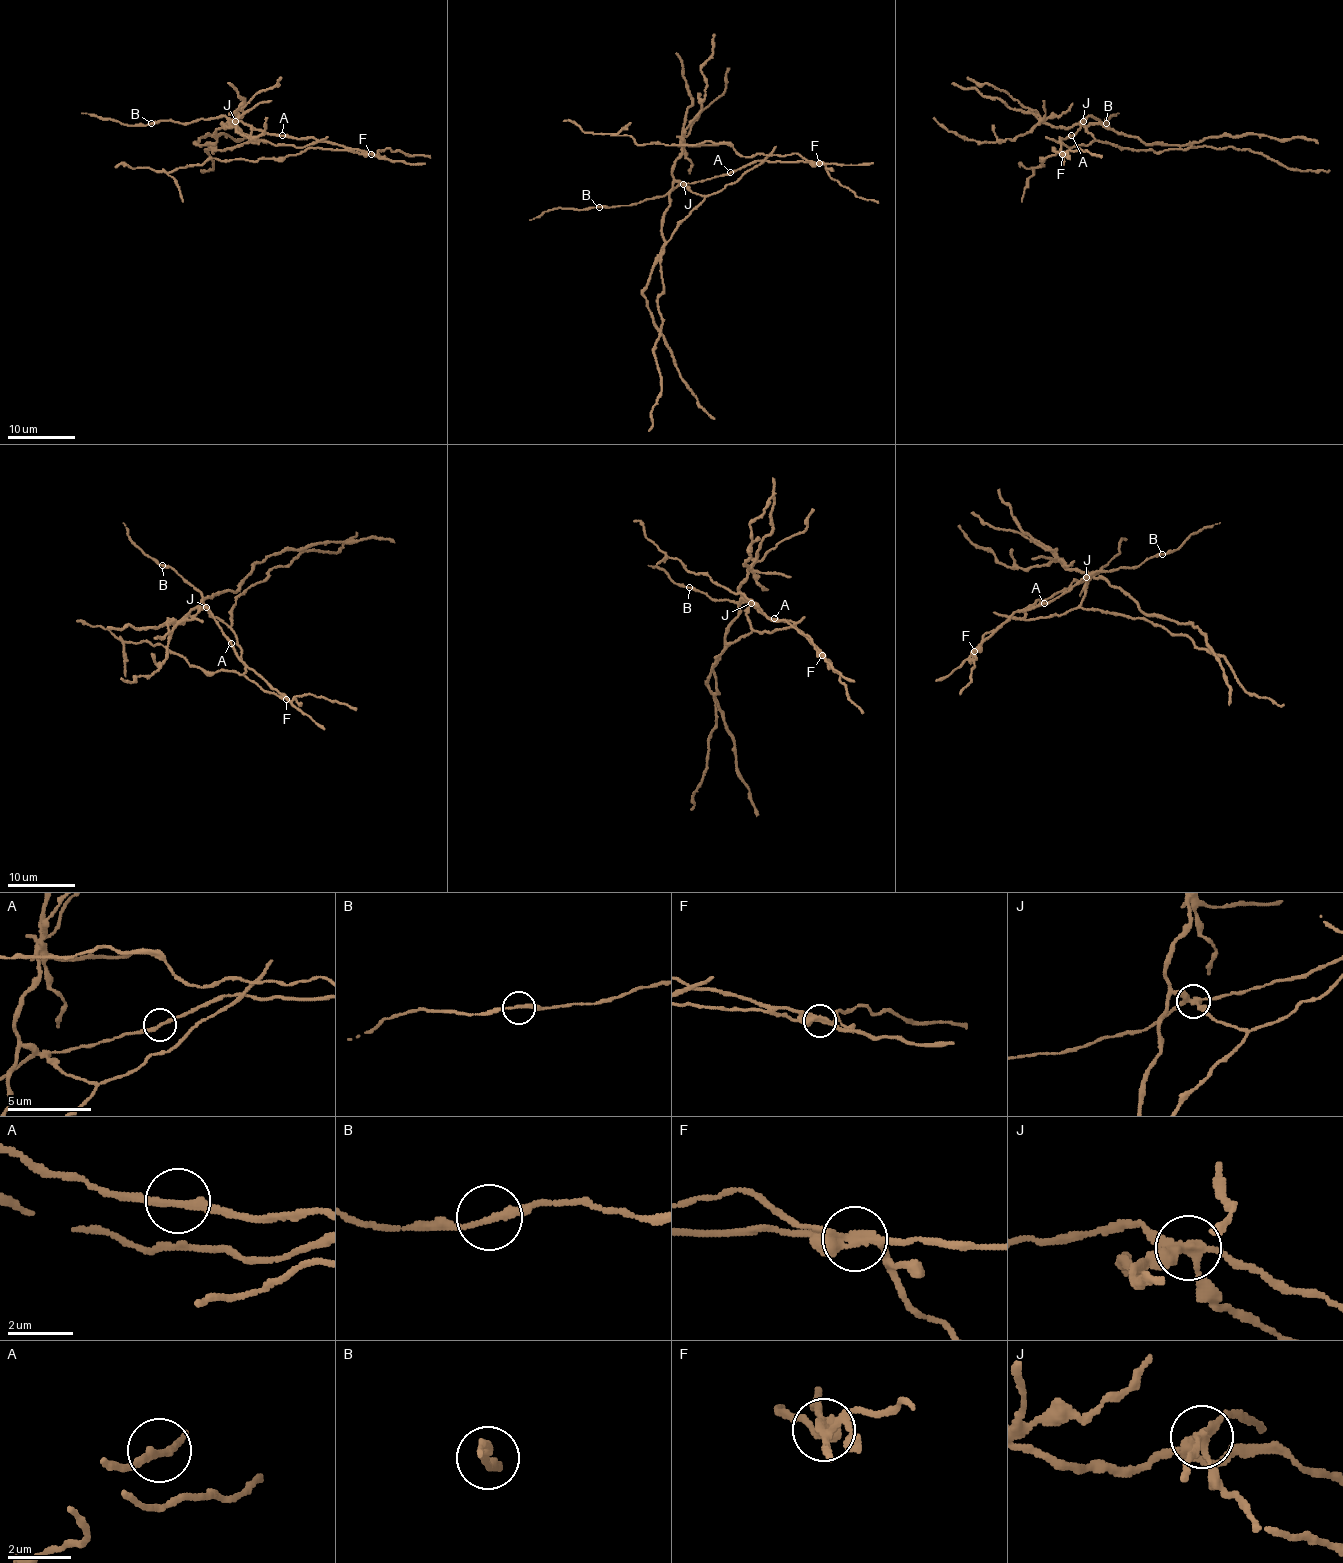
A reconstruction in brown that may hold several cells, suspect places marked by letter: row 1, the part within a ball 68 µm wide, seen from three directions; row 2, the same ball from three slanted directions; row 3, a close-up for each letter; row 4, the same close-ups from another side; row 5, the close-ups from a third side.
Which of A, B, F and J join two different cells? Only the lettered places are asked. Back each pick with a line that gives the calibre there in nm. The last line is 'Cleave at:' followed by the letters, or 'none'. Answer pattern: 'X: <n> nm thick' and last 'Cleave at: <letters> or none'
F: 280 nm thick
J: 320 nm thick
Cleave at: F, J

